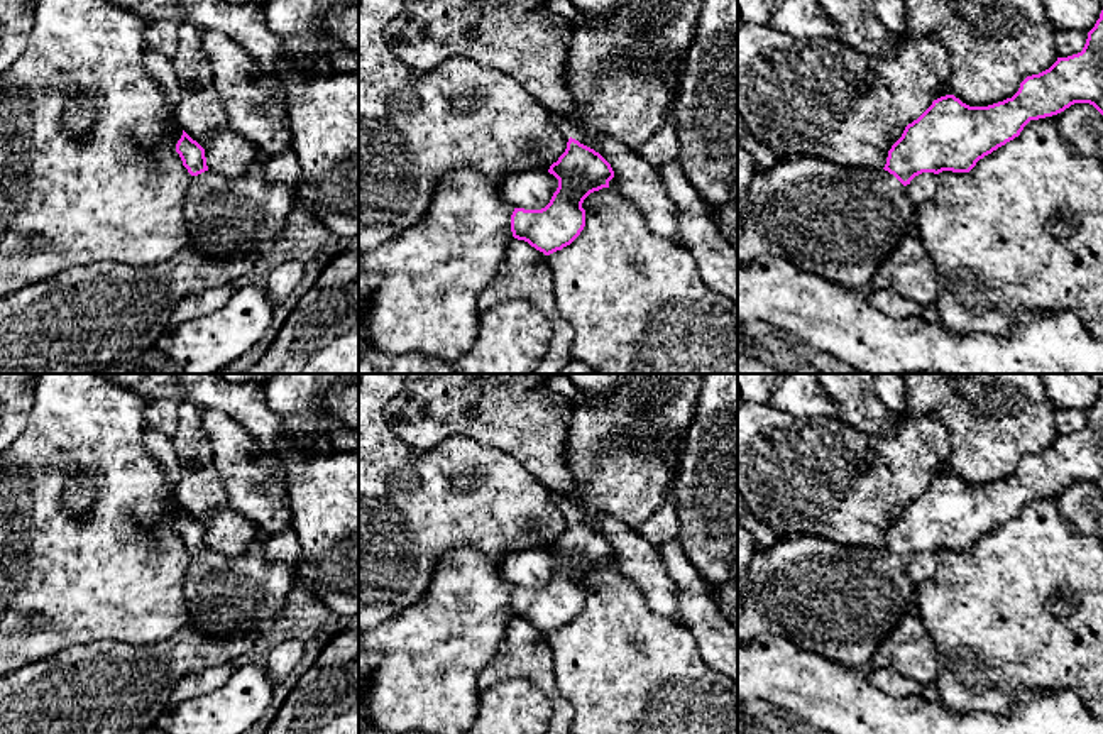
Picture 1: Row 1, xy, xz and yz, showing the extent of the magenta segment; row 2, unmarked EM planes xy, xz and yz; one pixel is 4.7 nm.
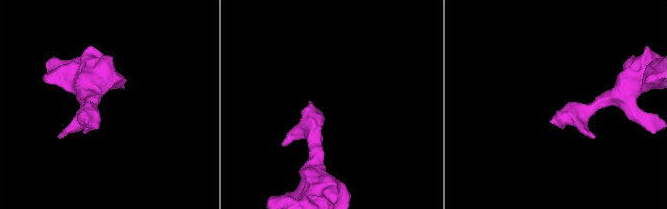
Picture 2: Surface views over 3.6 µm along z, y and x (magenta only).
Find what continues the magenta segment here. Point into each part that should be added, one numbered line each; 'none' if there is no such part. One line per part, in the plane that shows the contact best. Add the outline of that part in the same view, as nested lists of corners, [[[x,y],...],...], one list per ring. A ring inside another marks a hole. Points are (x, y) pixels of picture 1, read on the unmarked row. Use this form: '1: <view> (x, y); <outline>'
1: xz (618, 472); [[[619,374],[609,396],[585,392],[584,401],[572,406],[565,445],[577,485],[572,492],[550,490],[558,511],[590,528],[595,514],[612,516],[634,529],[646,523],[665,504],[677,475],[651,443],[685,440],[702,382],[704,374]]]

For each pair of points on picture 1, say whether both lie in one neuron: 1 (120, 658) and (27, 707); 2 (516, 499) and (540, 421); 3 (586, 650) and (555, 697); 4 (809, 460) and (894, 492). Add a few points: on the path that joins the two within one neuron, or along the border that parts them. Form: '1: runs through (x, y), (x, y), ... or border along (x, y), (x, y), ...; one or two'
1: runs through (97, 682), (73, 706), (51, 707); one
2: border along (491, 447), (511, 455), (550, 489); two
3: border along (550, 651), (557, 690), (570, 704), (576, 716); two
4: runs through (829, 477), (839, 484), (873, 484); one

